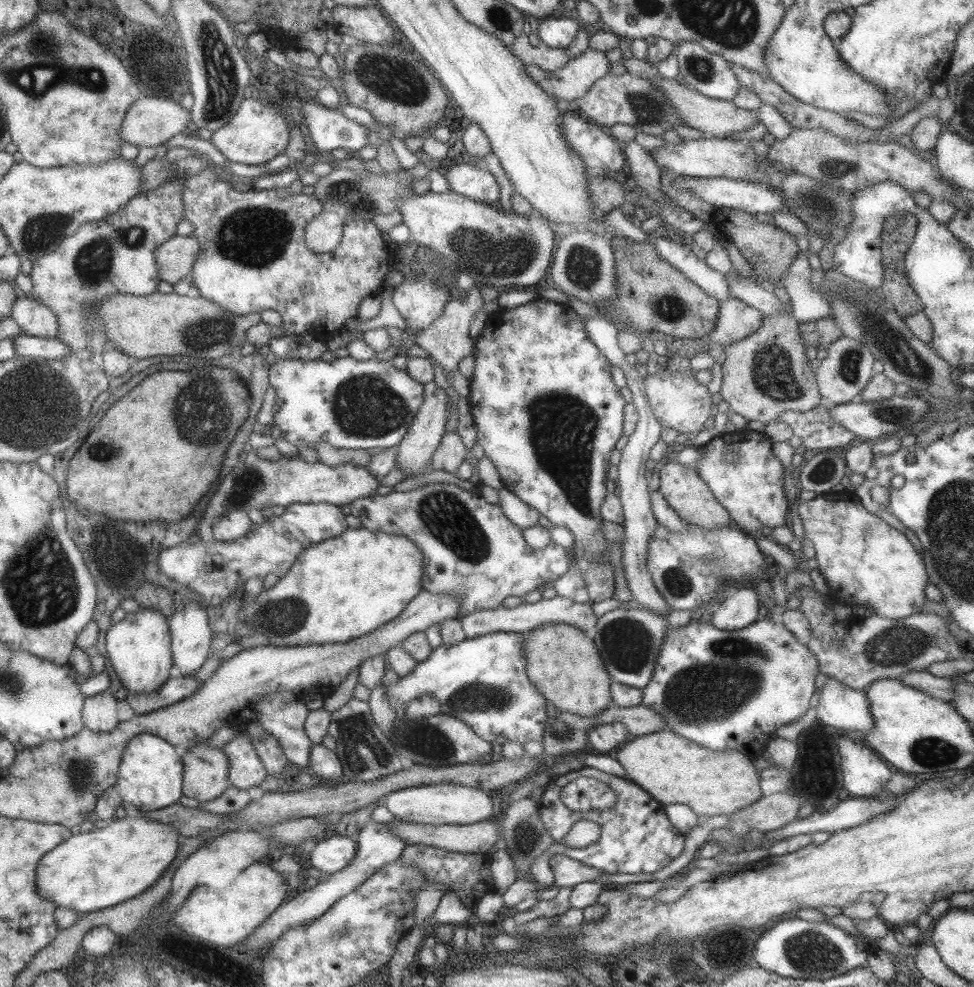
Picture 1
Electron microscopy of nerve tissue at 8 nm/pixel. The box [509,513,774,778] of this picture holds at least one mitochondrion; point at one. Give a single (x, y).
(713, 692)

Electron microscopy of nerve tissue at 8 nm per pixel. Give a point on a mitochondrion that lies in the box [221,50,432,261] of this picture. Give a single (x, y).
(390, 78)

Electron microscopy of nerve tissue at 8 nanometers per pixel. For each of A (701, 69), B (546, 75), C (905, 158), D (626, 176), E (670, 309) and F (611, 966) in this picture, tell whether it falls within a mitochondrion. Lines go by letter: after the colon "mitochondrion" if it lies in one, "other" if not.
A: mitochondrion
B: other
C: other
D: other
E: mitochondrion
F: other

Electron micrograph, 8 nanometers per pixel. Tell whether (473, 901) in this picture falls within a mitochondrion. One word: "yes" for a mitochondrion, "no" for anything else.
no

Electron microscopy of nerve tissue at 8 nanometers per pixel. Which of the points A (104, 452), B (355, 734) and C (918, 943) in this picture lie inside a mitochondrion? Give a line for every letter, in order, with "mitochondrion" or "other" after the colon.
A: mitochondrion
B: mitochondrion
C: other

